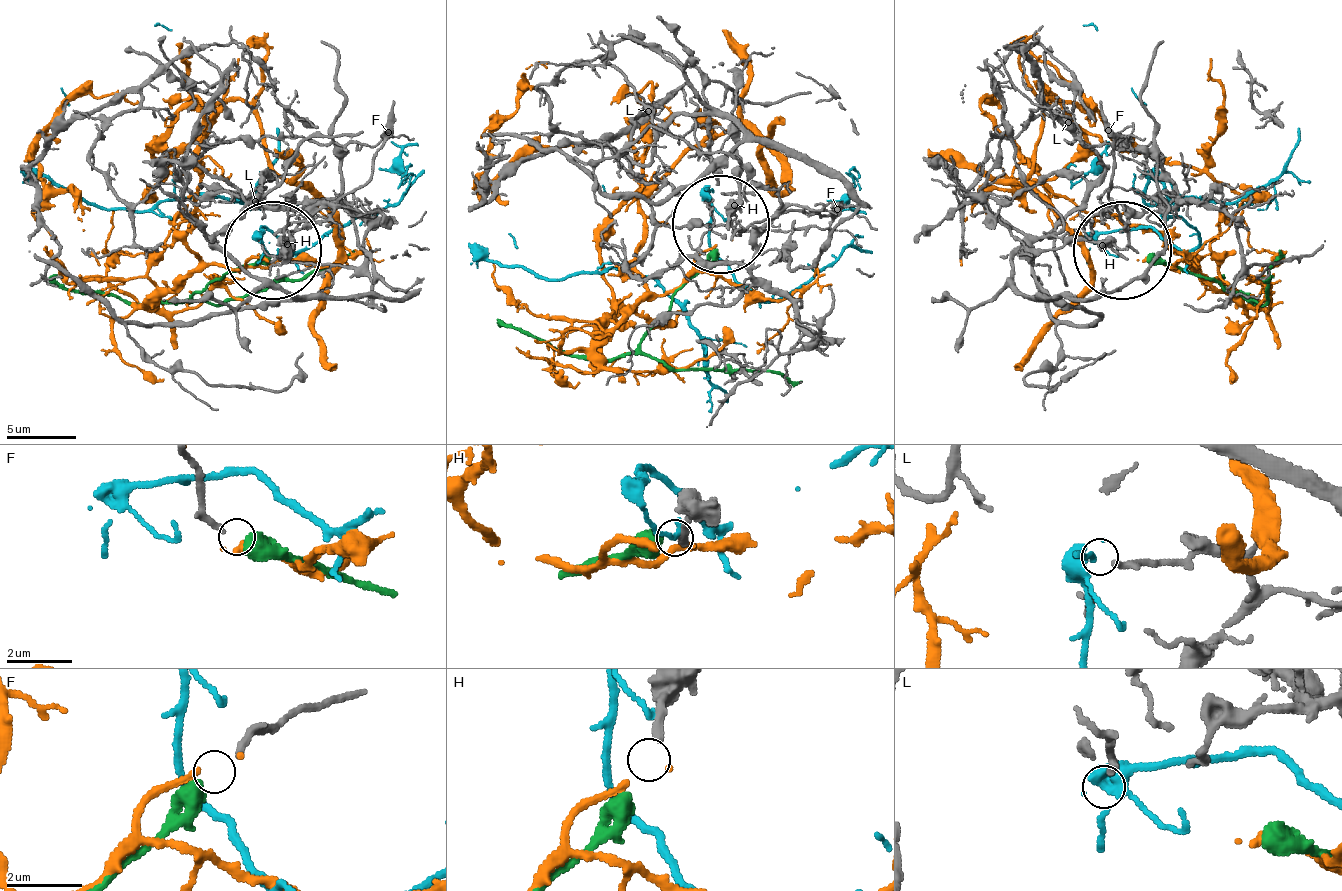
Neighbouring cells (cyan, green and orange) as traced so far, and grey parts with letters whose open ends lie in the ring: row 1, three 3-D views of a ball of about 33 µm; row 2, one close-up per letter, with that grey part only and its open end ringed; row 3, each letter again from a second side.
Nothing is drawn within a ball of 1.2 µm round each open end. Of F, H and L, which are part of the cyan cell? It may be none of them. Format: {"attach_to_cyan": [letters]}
{"attach_to_cyan": []}

